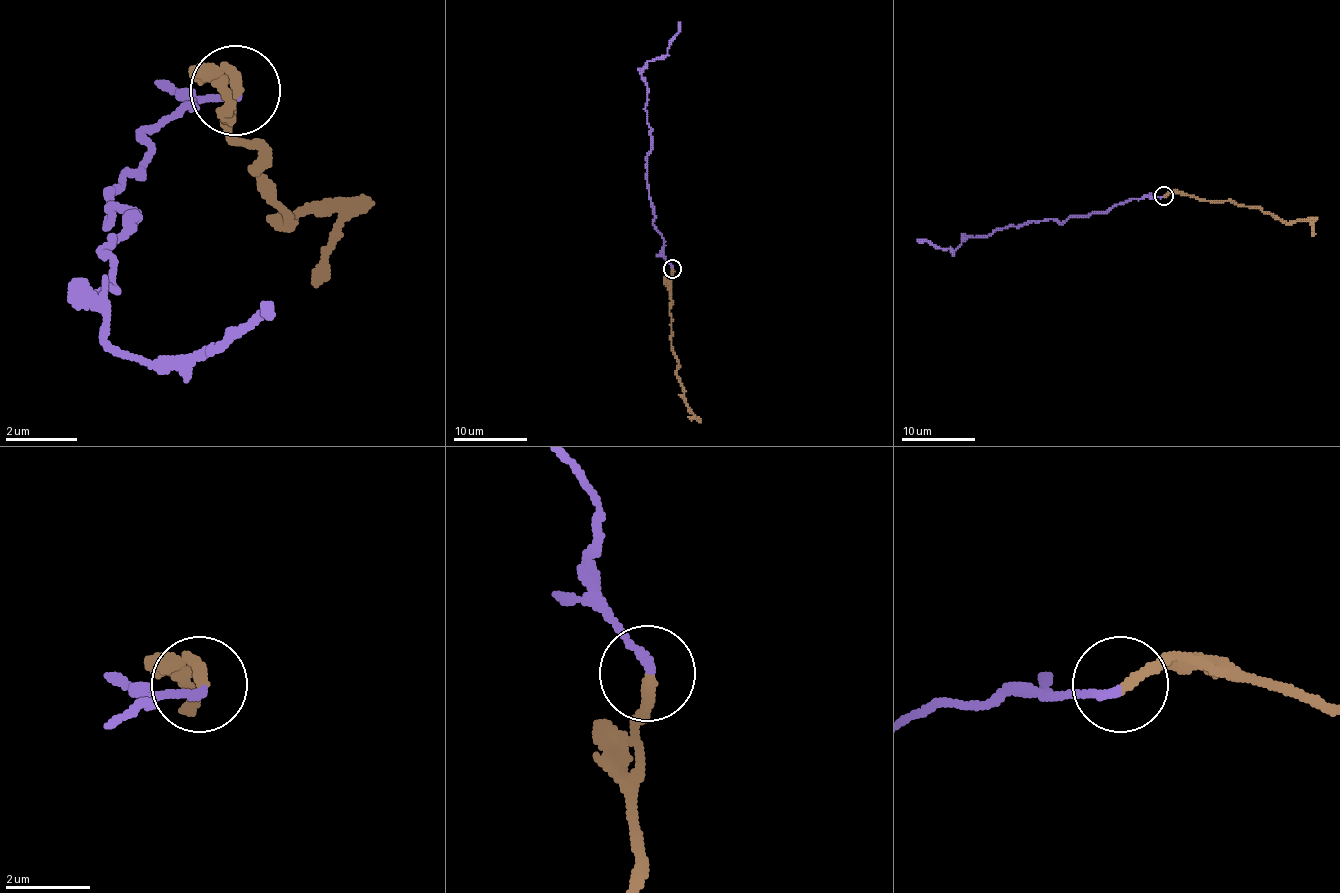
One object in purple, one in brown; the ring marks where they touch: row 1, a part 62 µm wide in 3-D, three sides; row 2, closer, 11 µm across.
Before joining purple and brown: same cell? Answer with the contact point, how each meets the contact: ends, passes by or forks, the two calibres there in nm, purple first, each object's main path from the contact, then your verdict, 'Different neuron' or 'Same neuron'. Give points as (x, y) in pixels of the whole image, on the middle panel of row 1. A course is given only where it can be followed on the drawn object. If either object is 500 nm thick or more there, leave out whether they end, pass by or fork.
Place: (672, 269). At the ring purple ends. At the ring brown ends. Thickness 190 nm (purple) against 240 nm. Course of purple: (673, 269), (652, 223), (647, 173), (651, 133), (641, 70), (665, 55), (680, 22). Course of brown: (673, 269), (669, 311), (671, 348), (678, 363), (676, 374), (686, 405), (693, 415), (687, 417). Same neuron

